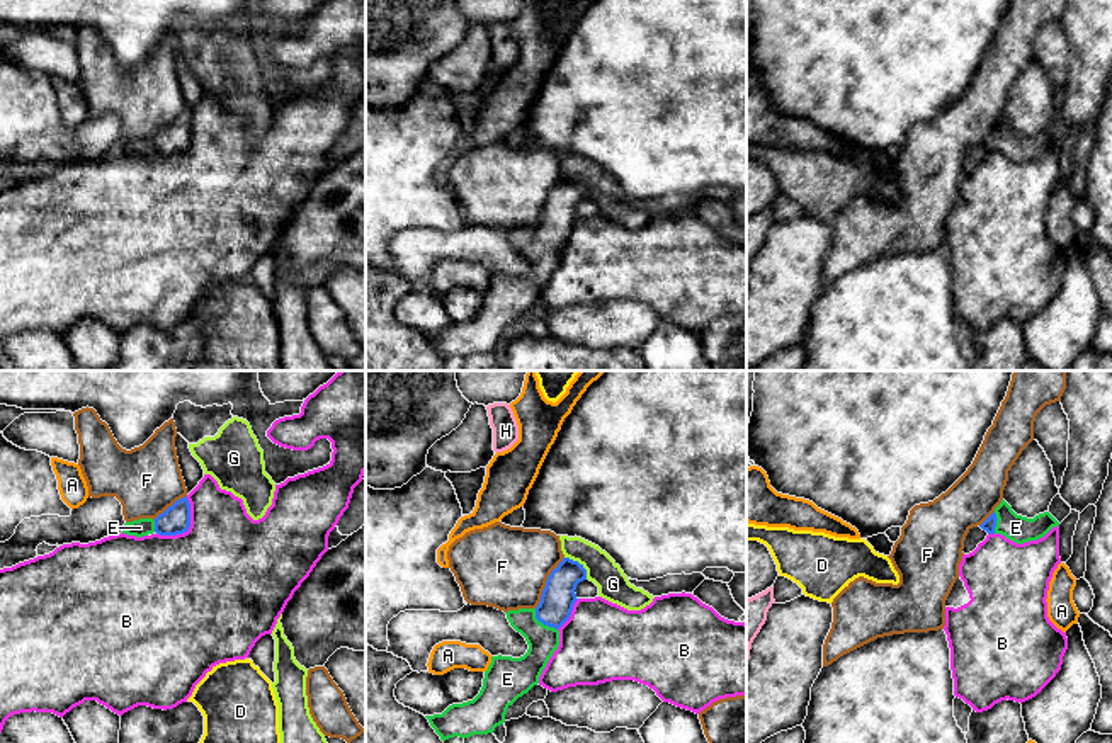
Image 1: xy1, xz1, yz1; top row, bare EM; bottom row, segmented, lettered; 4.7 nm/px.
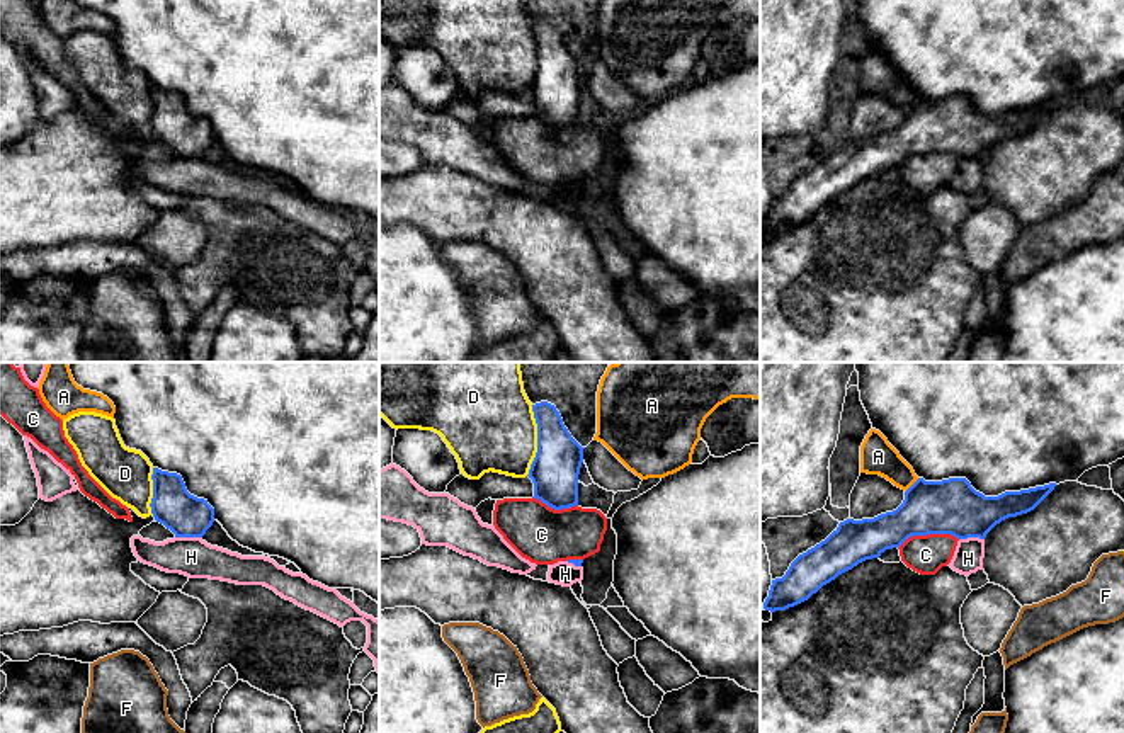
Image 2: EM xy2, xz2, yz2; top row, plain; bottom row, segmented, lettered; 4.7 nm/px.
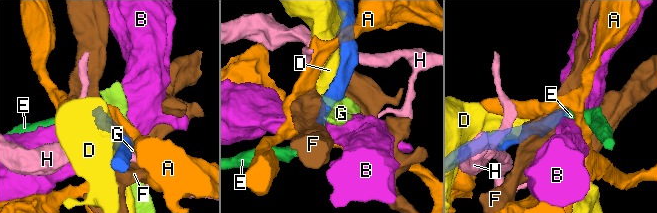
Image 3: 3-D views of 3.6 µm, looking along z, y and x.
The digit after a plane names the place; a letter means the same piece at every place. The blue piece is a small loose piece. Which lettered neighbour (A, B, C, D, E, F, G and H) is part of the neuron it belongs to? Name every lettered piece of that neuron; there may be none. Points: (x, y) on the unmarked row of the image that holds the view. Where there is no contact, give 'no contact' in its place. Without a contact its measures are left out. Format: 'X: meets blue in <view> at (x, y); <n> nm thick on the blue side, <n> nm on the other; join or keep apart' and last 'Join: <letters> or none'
A: meets blue in yz2 at (912, 104); 260 nm thick on the blue side, 170 nm on the other; keep apart
B: meets blue in xy1 at (187, 148); 140 nm thick on the blue side, 500 nm on the other; keep apart
C: meets blue in yz2 at (927, 152); 260 nm thick on the blue side, 190 nm on the other; keep apart
D: meets blue in xz2 at (538, 60); 220 nm thick on the blue side, 440 nm on the other; keep apart
E: meets blue in xz1 at (543, 242); 160 nm thick on the blue side, 150 nm on the other; join
F: meets blue in xz1 at (546, 201); 160 nm thick on the blue side, 400 nm on the other; keep apart
G: meets blue in xz1 at (580, 184); 160 nm thick on the blue side, 150 nm on the other; keep apart
H: meets blue in xy2 at (189, 155); 200 nm thick on the blue side, 190 nm on the other; keep apart
Join: E

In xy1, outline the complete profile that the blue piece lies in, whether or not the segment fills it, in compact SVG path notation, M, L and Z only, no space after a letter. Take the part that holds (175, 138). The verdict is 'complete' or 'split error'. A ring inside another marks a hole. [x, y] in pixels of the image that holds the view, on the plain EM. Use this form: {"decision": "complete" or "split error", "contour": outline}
{"decision": "split error", "contour": "M187 116L177 119L163 133L153 138L139 138L126 141L122 153L143 156L148 153L177 155L187 151L190 146L190 122Z"}

